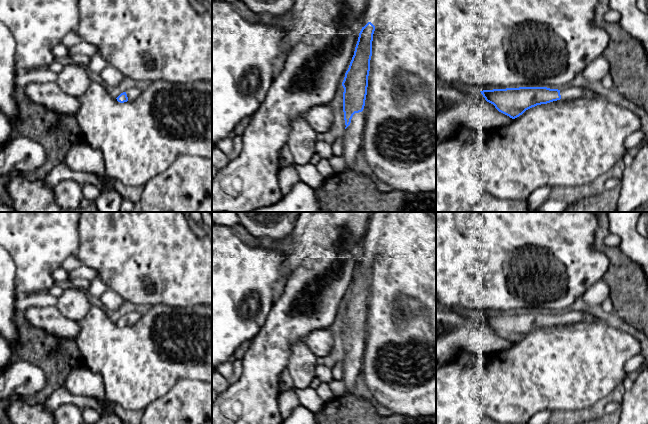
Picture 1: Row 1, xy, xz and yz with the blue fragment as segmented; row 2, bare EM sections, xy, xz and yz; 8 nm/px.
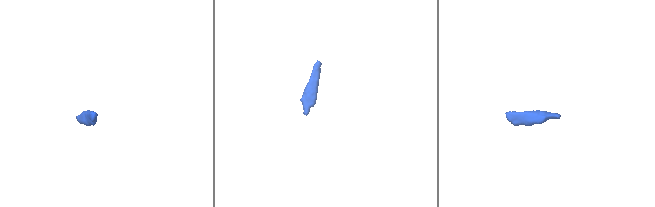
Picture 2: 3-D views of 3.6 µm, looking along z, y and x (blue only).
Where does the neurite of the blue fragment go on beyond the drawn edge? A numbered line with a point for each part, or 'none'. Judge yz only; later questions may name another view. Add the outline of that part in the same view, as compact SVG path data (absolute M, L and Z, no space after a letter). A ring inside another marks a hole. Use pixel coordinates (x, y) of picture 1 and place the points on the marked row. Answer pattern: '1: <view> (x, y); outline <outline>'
1: yz (567, 92); outline M593 86L592 88L581 88L581 87L564 87L560 90L560 95L562 99L576 99L580 97L598 97L603 94L602 90L598 87ZM605 93L607 94L607 93ZM607 94L610 95L610 94Z

